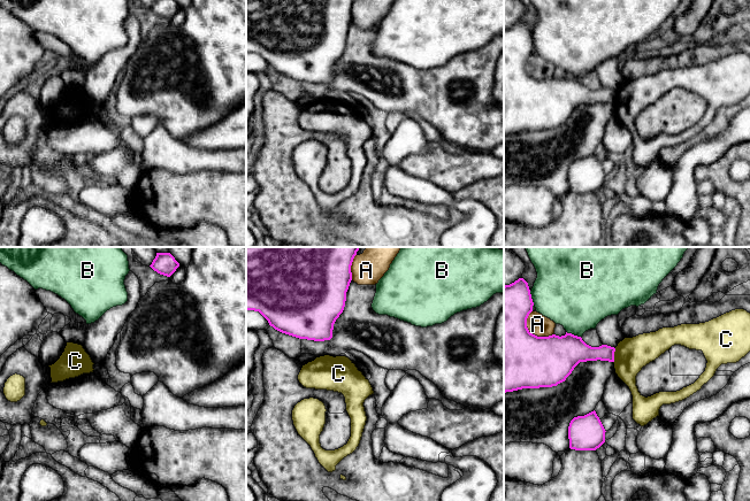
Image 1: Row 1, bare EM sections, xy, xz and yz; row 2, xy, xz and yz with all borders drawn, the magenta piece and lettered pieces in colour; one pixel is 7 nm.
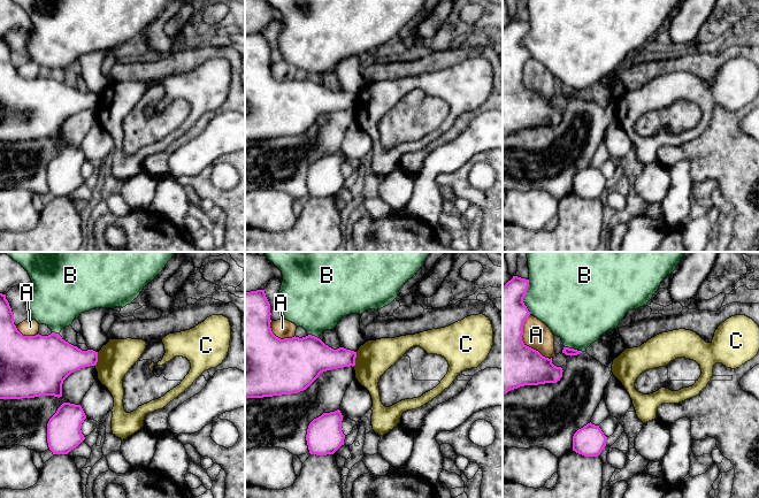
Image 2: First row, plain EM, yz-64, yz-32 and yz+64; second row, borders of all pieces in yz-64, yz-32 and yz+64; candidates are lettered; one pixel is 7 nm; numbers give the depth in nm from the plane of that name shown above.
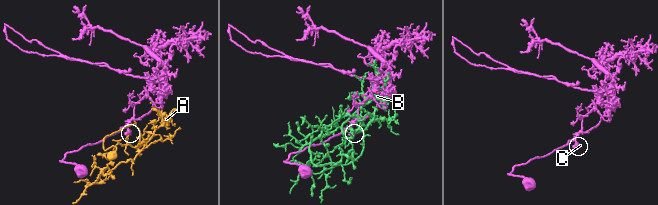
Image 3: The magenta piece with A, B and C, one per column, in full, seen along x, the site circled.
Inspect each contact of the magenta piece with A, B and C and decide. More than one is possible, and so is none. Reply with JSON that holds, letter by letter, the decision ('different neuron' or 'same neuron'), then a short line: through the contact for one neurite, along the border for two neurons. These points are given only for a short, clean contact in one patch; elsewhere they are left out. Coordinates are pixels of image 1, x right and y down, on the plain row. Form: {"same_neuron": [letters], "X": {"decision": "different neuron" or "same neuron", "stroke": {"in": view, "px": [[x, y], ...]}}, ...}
{"same_neuron": [], "A": {"decision": "different neuron"}, "B": {"decision": "different neuron"}, "C": {"decision": "different neuron", "stroke": {"in": "yz", "px": [[615, 91], [613, 105]]}}}

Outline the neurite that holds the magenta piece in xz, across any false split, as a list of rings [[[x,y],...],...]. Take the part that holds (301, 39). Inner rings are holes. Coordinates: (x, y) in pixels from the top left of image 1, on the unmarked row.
[[[246,0],[246,53],[259,54],[275,72],[299,80],[314,84],[324,84],[332,80],[336,62],[343,55],[346,34],[352,23],[351,8],[354,0]]]

